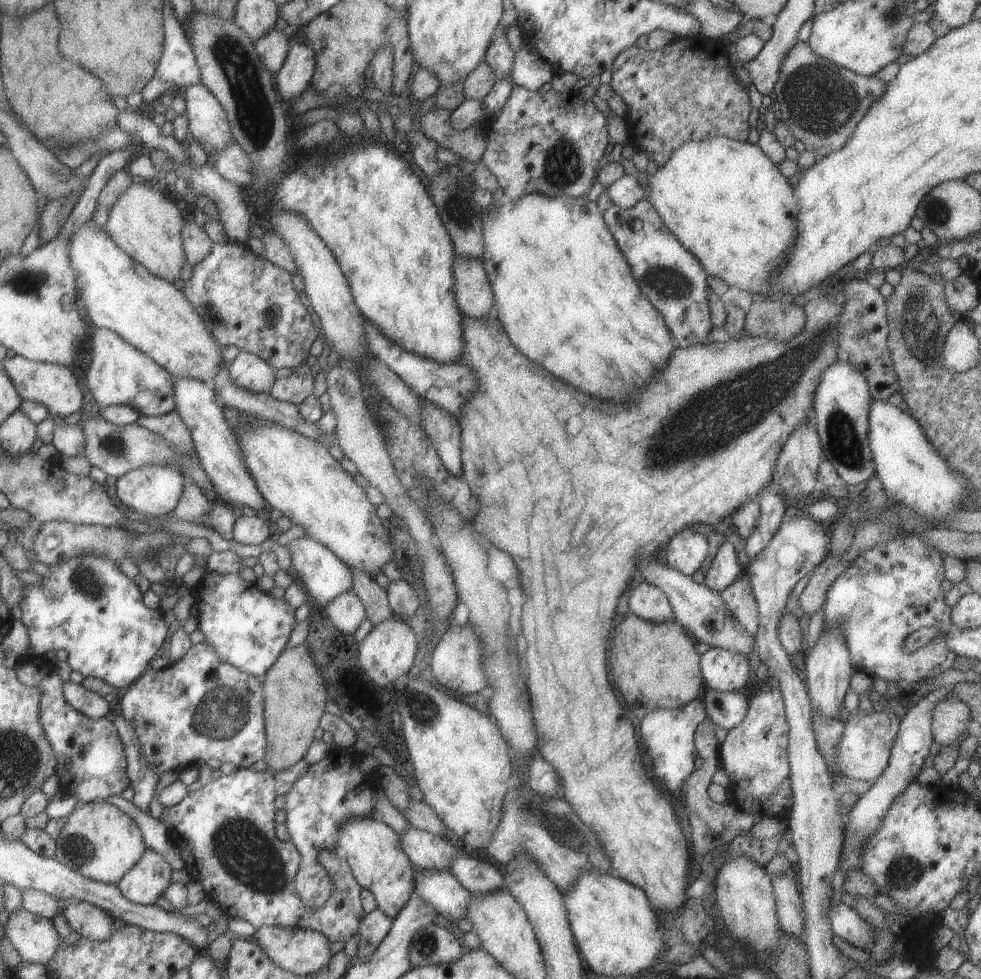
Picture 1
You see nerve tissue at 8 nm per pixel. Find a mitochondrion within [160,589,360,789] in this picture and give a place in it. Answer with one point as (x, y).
(220, 711)

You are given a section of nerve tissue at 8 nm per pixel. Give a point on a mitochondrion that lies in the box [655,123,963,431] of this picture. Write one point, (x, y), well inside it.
(919, 325)

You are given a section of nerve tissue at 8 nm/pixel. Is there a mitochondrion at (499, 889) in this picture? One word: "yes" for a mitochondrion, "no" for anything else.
no

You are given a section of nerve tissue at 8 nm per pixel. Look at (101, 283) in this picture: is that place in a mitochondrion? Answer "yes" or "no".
no

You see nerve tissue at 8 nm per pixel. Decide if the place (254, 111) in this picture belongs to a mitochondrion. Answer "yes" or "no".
yes

